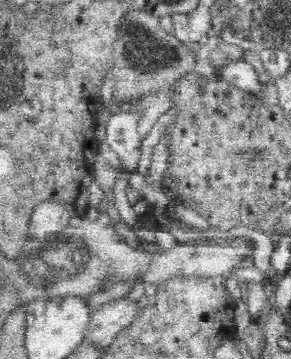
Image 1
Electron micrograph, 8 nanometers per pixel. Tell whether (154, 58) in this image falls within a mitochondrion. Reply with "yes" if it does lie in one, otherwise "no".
yes

